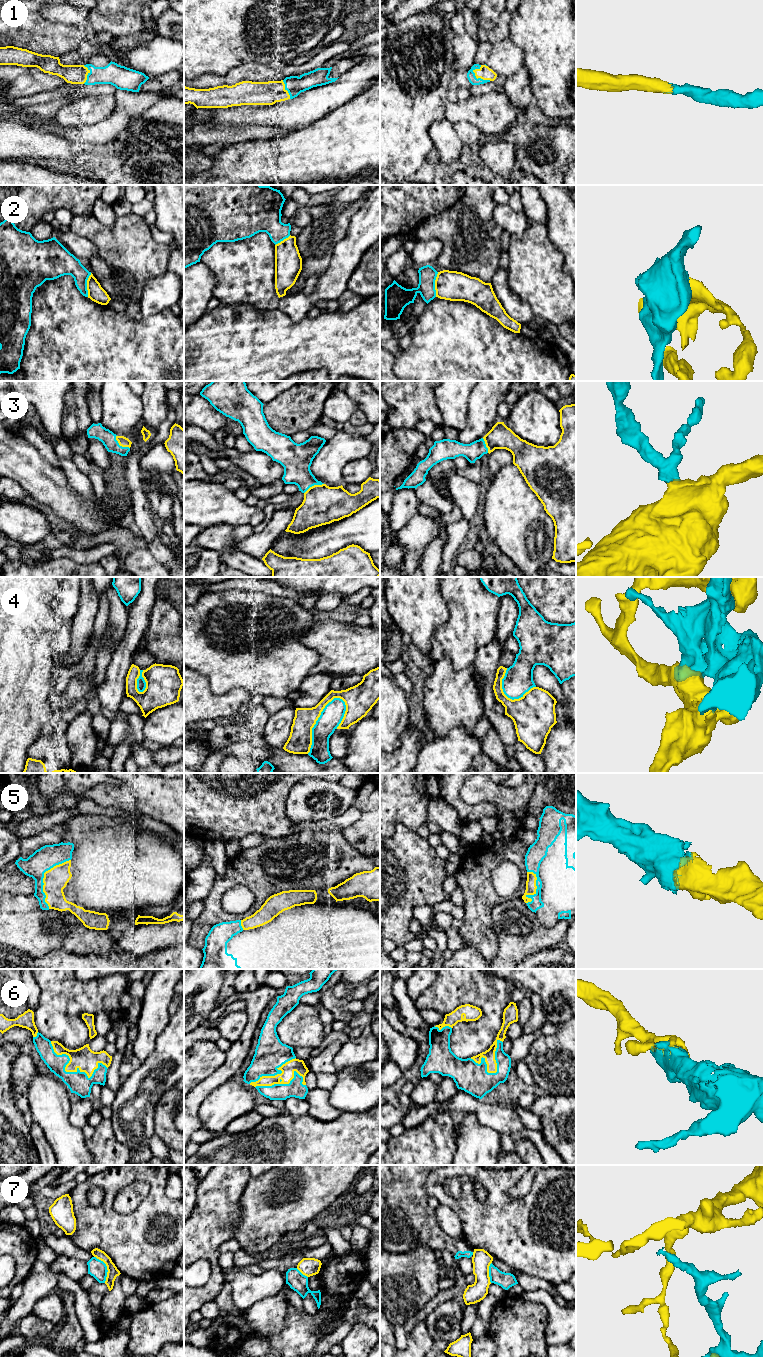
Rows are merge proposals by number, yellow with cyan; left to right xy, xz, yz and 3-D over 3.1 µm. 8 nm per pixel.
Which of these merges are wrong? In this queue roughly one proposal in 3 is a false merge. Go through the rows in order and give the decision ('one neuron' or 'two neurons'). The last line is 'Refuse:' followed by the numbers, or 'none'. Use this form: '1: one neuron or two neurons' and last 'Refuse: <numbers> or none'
1: one neuron
2: two neurons
3: one neuron
4: two neurons
5: one neuron
6: one neuron
7: two neurons
Refuse: 2, 4, 7

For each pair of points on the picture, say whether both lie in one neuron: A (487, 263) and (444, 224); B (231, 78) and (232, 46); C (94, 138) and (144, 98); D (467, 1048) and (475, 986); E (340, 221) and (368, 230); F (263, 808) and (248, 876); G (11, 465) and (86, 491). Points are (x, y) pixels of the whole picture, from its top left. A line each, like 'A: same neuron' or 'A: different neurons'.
A: same neuron
B: different neurons
C: same neuron
D: same neuron
E: different neurons
F: different neurons
G: different neurons

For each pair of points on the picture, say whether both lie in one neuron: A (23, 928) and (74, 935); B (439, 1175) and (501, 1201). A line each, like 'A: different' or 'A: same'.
A: same
B: same

